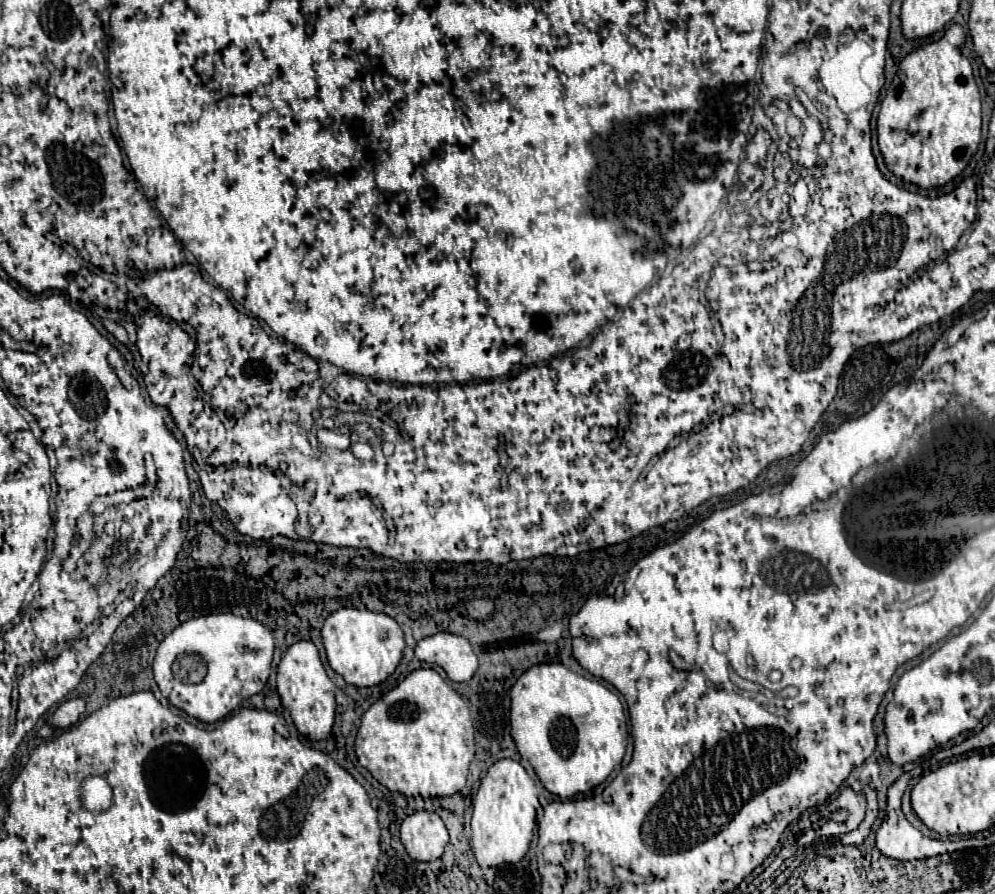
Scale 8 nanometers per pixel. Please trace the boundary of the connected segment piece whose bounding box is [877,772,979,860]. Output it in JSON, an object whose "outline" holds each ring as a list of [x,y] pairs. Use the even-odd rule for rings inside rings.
{"outline":[[[905,772],[887,792],[887,816],[881,824],[881,828],[877,830],[877,848],[883,856],[895,858],[895,860],[911,860],[911,858],[929,858],[929,856],[937,856],[937,854],[945,854],[945,852],[953,852],[953,850],[965,850],[965,848],[979,846],[979,840],[975,840],[975,838],[965,838],[959,842],[949,842],[949,840],[943,842],[943,840],[933,840],[929,836],[923,836],[917,828],[913,828],[901,812],[901,798],[907,788],[907,782],[909,782],[909,774]]]}

